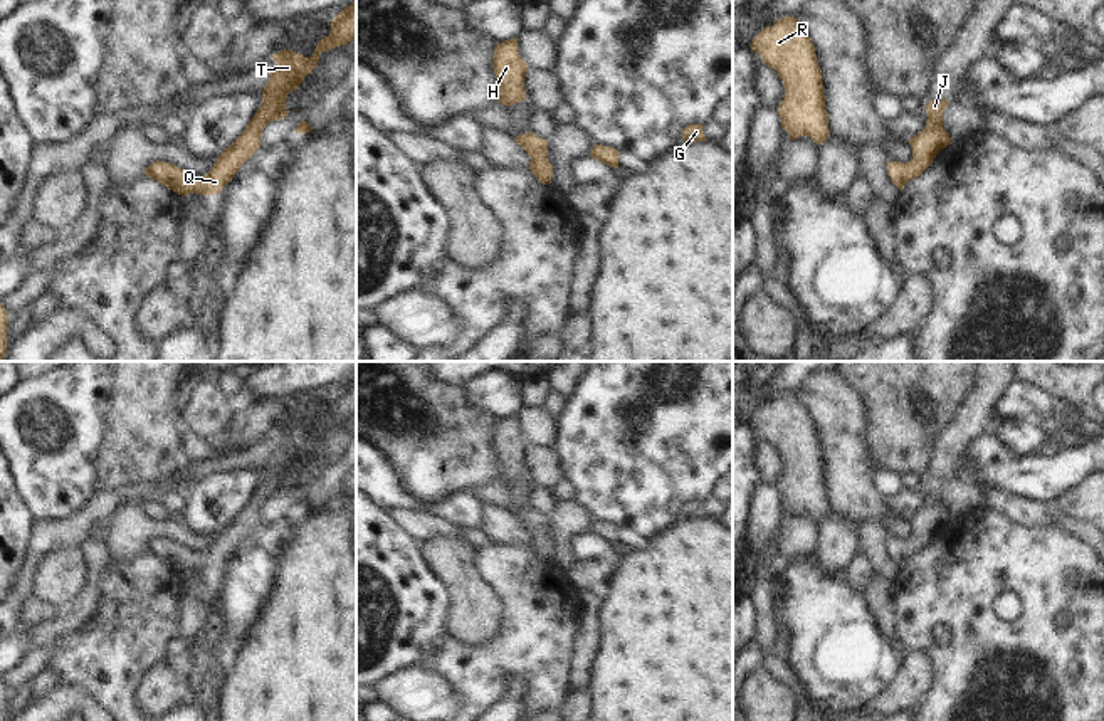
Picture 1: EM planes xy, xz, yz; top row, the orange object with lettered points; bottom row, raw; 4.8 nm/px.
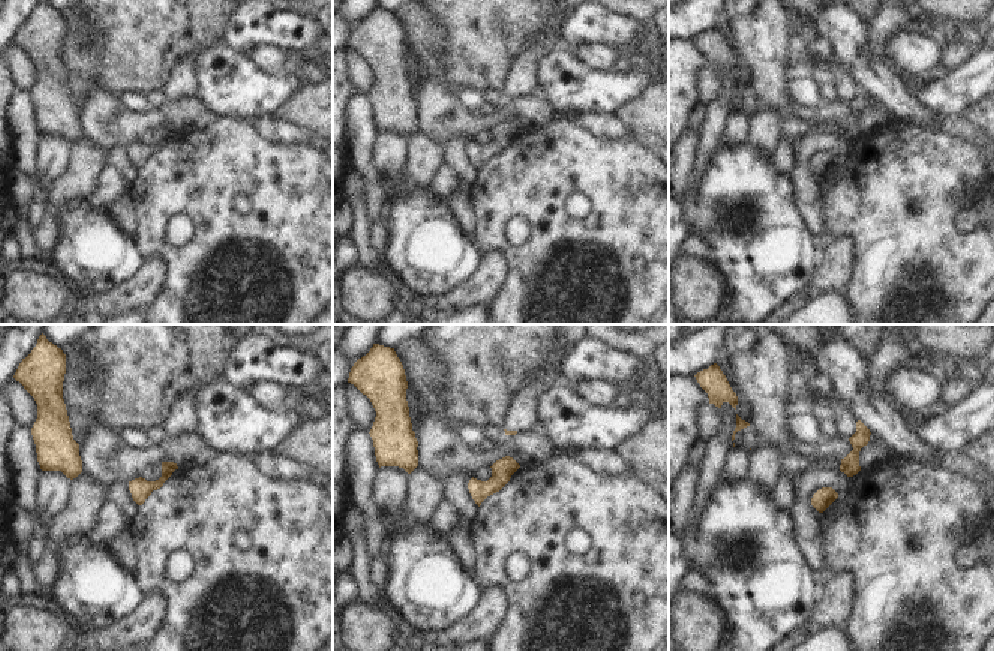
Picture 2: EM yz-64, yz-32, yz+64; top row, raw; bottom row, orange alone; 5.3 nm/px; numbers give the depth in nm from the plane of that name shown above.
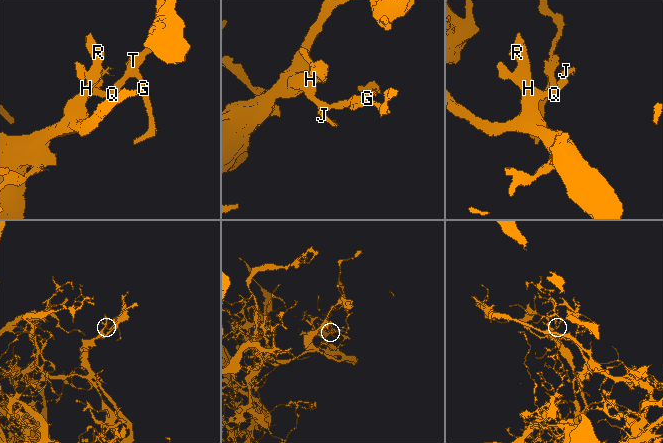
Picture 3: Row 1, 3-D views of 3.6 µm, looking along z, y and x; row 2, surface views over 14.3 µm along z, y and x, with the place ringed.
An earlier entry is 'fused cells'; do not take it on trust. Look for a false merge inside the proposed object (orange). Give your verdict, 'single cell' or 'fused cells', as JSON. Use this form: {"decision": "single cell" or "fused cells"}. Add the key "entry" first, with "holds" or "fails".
{"entry": "fails", "decision": "single cell"}

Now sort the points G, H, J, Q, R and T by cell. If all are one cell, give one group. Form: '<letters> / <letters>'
G H J Q R T

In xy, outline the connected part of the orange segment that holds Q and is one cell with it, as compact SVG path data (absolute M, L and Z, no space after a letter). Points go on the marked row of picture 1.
M356 0L333 18L329 35L318 42L311 57L304 57L289 49L272 54L276 66L262 89L262 104L242 134L222 151L207 175L193 176L168 161L153 161L145 175L181 197L190 193L220 193L240 166L260 148L262 129L271 121L279 121L291 113L286 108L287 94L296 91L302 79L318 67L319 54L339 45L348 45L355 37Z

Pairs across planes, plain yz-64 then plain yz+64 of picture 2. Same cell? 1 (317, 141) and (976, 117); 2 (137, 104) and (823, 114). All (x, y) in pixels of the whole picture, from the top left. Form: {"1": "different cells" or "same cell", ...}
{"1": "different cells", "2": "different cells"}

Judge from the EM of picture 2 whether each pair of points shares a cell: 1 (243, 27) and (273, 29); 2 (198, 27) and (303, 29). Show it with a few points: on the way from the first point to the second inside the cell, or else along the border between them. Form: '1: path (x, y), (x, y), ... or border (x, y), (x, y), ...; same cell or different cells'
1: path (251, 27), (266, 27); same cell
2: border (231, 15), (222, 41); different cells

